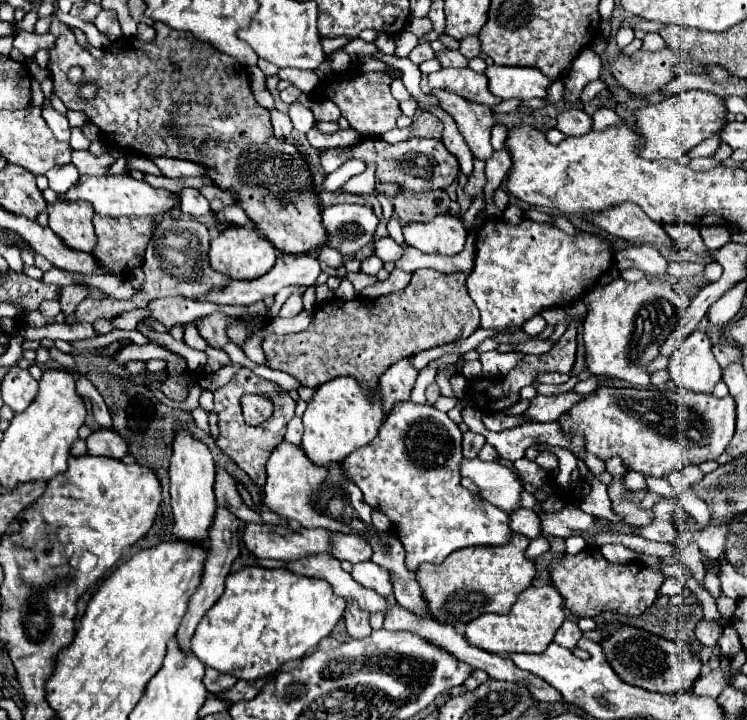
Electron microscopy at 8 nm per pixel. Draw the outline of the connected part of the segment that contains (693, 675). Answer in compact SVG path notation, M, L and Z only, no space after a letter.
M613 623L607 627L611 629L611 635L601 643L601 647L611 667L615 669L615 673L629 685L635 685L653 693L679 695L683 691L689 691L693 683L697 681L701 671L701 661L691 653L689 647L683 649L673 641L655 637L635 627L617 627Z

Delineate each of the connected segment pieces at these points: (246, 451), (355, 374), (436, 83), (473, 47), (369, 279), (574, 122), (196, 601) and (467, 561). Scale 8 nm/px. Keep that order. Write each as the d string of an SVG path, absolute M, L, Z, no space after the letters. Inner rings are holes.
M241 369L225 387L221 387L215 393L215 407L209 415L209 425L211 425L211 435L217 443L217 447L225 455L229 455L253 479L253 483L263 487L265 485L265 463L267 463L269 455L275 451L275 447L283 441L283 431L287 429L287 423L293 419L293 415L295 415L295 401L289 397L289 393L285 389L281 389L273 381L257 377L249 369ZM245 393L269 393L269 397L273 399L275 411L265 423L251 427L241 419L243 415L241 415L241 407L239 407L239 397Z
M419 269L413 273L411 283L397 293L379 297L379 299L363 299L355 297L351 301L343 299L329 299L325 303L319 303L313 313L311 325L293 335L275 335L265 333L263 335L263 351L269 357L269 367L281 369L295 379L299 379L305 387L317 389L329 379L337 379L341 375L351 375L359 383L363 383L367 389L375 389L379 383L379 377L397 361L401 361L407 355L415 355L425 349L433 349L437 345L455 343L461 339L467 339L477 327L479 327L479 309L475 303L471 303L471 297L465 289L465 279L469 273L439 273L433 269Z
M465 67L465 69L441 69L437 73L431 73L429 87L457 93L467 101L481 103L487 107L501 101L495 95L491 95L489 87L487 87L485 73L475 73L469 67Z
M467 37L461 41L461 47L459 51L467 57L467 59L473 59L473 57L479 57L481 55L481 47L479 47L479 39L477 37Z
M349 272L345 277L341 280L347 279L349 280L357 292L360 292L363 288L373 285L378 282L376 276L370 276L364 273L359 272Z
M567 109L557 117L557 129L567 137L581 137L591 131L593 117L579 109Z
M217 507L215 521L209 531L209 551L207 551L207 559L203 563L203 577L201 577L197 591L189 599L189 609L187 609L187 613L179 625L179 631L177 631L177 641L183 651L191 651L189 641L195 633L195 627L199 625L201 617L213 607L213 603L221 597L221 593L225 589L225 577L229 575L229 567L235 561L235 557L239 555L239 533L237 533L239 527L241 527L241 521L231 517L231 511L225 511L225 507Z
M513 533L513 539L505 545L483 545L453 551L441 565L423 563L417 569L417 579L423 589L423 597L429 601L431 615L449 625L467 625L483 613L507 613L517 595L527 589L535 577L535 561L525 555L529 539L521 533Z

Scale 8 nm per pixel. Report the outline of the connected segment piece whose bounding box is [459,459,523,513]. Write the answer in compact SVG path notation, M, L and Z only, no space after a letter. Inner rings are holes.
M463 459L459 463L459 471L461 477L473 479L481 487L483 499L495 507L507 513L519 509L519 493L523 491L523 485L509 467L495 461L485 463L481 459Z

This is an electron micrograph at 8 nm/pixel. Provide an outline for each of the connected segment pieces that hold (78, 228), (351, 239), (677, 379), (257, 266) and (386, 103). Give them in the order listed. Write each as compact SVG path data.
M59 199L57 203L53 203L49 207L49 227L63 239L63 243L67 247L91 253L95 243L97 243L97 237L95 237L95 231L93 231L93 223L91 223L93 215L95 215L95 211L93 211L93 207L87 201L65 201L65 199Z
M333 205L323 209L323 225L329 235L329 247L353 255L371 241L379 219L365 205Z
M693 331L683 343L681 347L675 351L675 355L671 355L669 361L669 377L675 383L677 388L689 389L695 393L711 393L715 383L721 381L721 367L713 357L711 351L711 339L707 337L705 331Z
M231 225L211 241L211 251L209 251L211 267L219 273L229 275L231 279L255 279L259 275L265 275L265 271L269 271L275 265L275 259L277 259L275 247L251 227Z
M355 69L353 75L347 79L321 81L315 89L315 97L333 101L339 107L341 117L345 117L351 123L351 127L359 131L363 137L377 137L395 129L395 121L401 115L399 101L389 91L391 81L393 79L387 73L365 73Z

